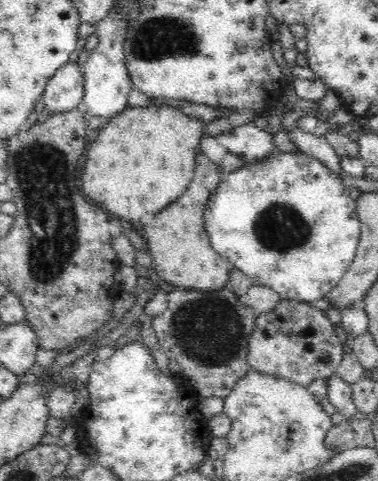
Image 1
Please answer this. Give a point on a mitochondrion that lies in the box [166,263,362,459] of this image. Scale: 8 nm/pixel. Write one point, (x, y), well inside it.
(208, 330)

